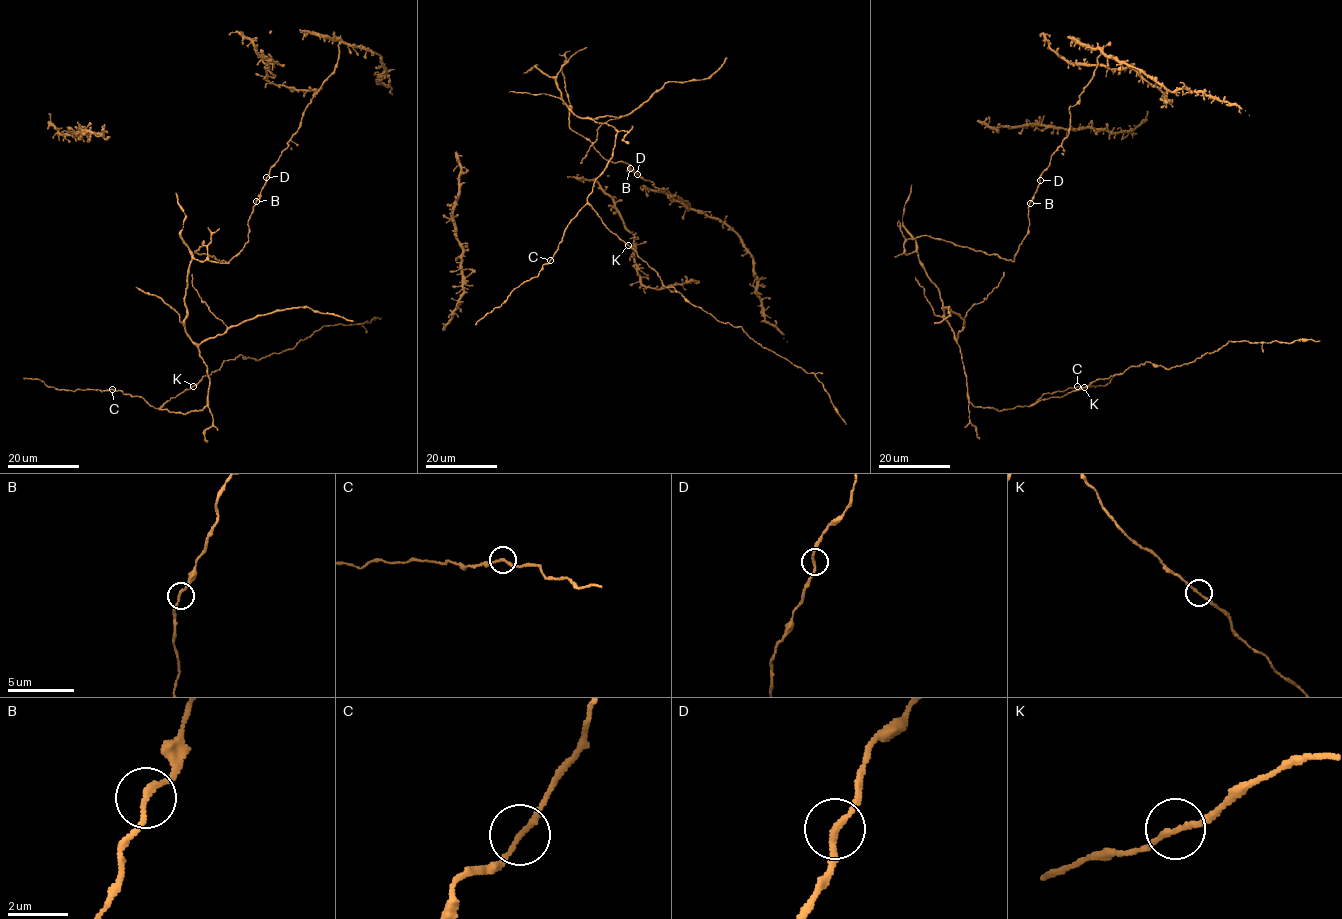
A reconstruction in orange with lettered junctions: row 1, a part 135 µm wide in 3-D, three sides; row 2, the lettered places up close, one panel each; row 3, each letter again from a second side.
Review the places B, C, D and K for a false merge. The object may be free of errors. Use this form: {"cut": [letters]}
{"cut": []}

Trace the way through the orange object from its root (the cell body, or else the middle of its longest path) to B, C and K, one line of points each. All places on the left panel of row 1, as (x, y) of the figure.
B: (206, 259), (203, 241), (195, 252), (224, 261), (244, 247), (256, 201)
C: (206, 259), (191, 261), (184, 327), (207, 367), (208, 403), (202, 410), (175, 413), (112, 389)
K: (206, 259), (191, 261), (184, 327), (207, 367), (208, 403), (202, 410), (186, 413), (158, 409), (194, 386)

